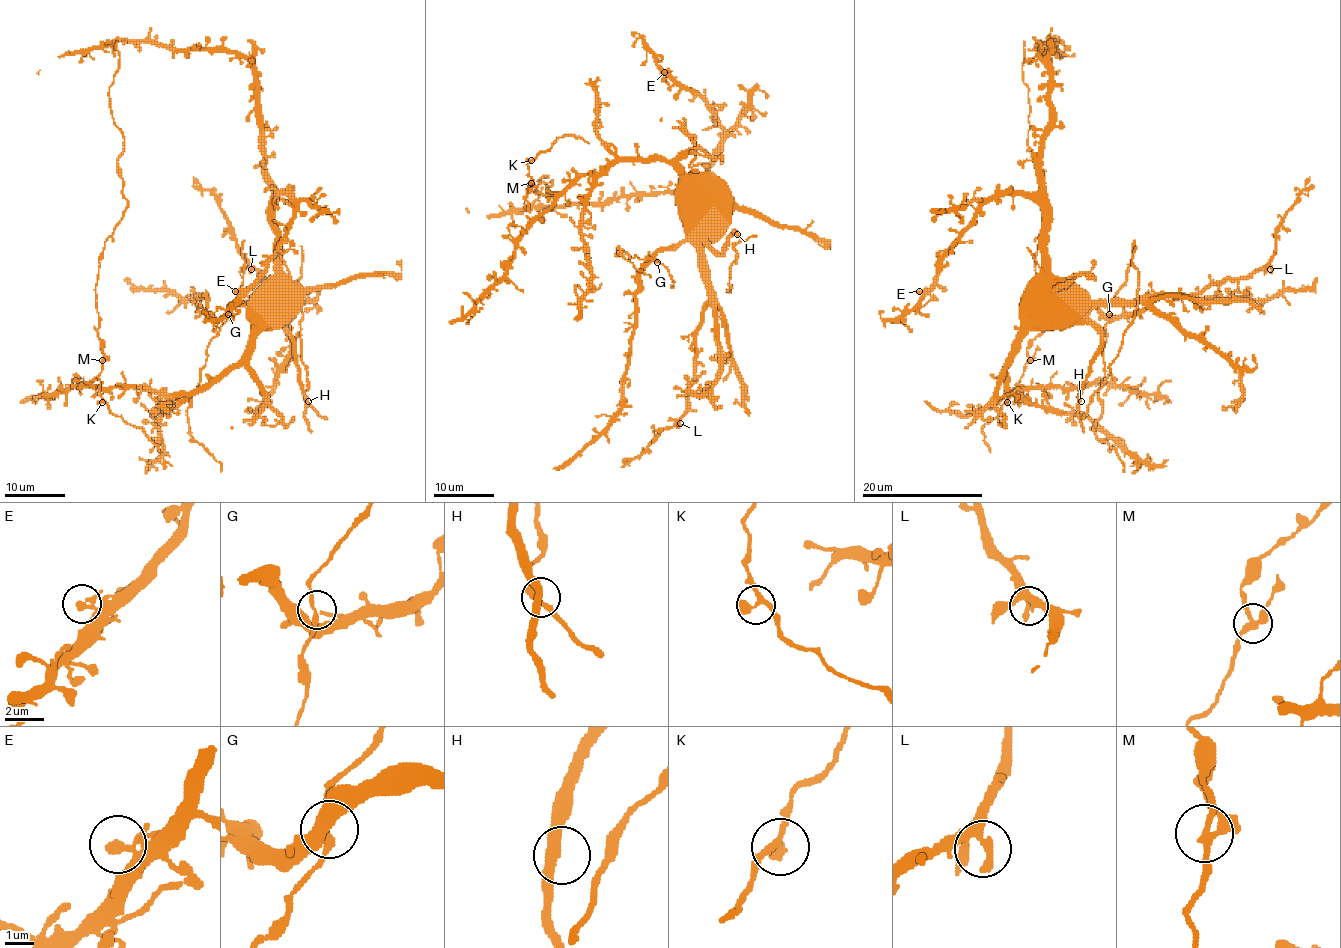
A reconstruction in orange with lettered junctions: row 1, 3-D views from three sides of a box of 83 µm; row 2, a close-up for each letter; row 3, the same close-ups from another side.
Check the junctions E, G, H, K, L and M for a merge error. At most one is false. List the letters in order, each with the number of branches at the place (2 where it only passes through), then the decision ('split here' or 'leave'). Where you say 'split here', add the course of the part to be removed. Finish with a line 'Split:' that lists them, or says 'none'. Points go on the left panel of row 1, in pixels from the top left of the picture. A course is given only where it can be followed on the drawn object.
E: 3 | leave
G: 3 | leave
H: 3 | leave
K: 2 | leave
L: 3 | leave
M: 3 | leave
Split: none

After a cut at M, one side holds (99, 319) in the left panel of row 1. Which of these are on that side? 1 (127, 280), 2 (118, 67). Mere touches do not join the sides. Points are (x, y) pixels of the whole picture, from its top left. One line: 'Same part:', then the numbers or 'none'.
Same part: 2

